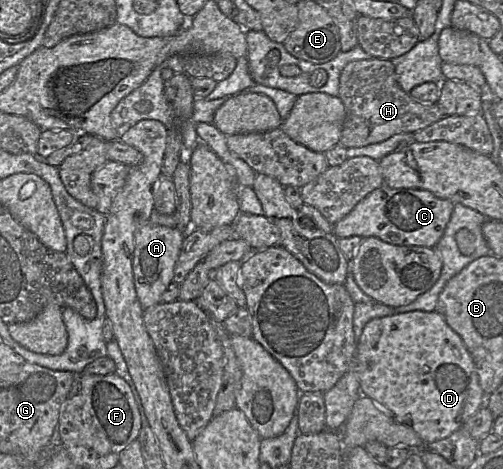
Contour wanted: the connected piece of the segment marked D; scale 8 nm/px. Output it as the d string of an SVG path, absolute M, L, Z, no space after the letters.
M406 311L389 316L371 319L363 328L362 334L357 342L355 354L355 368L358 374L360 392L370 398L376 405L388 412L397 422L411 427L424 444L429 444L450 436L461 428L464 423L474 415L485 403L487 396L481 389L478 375L472 357L463 343L461 337L454 332L445 322L442 315L435 311Z

